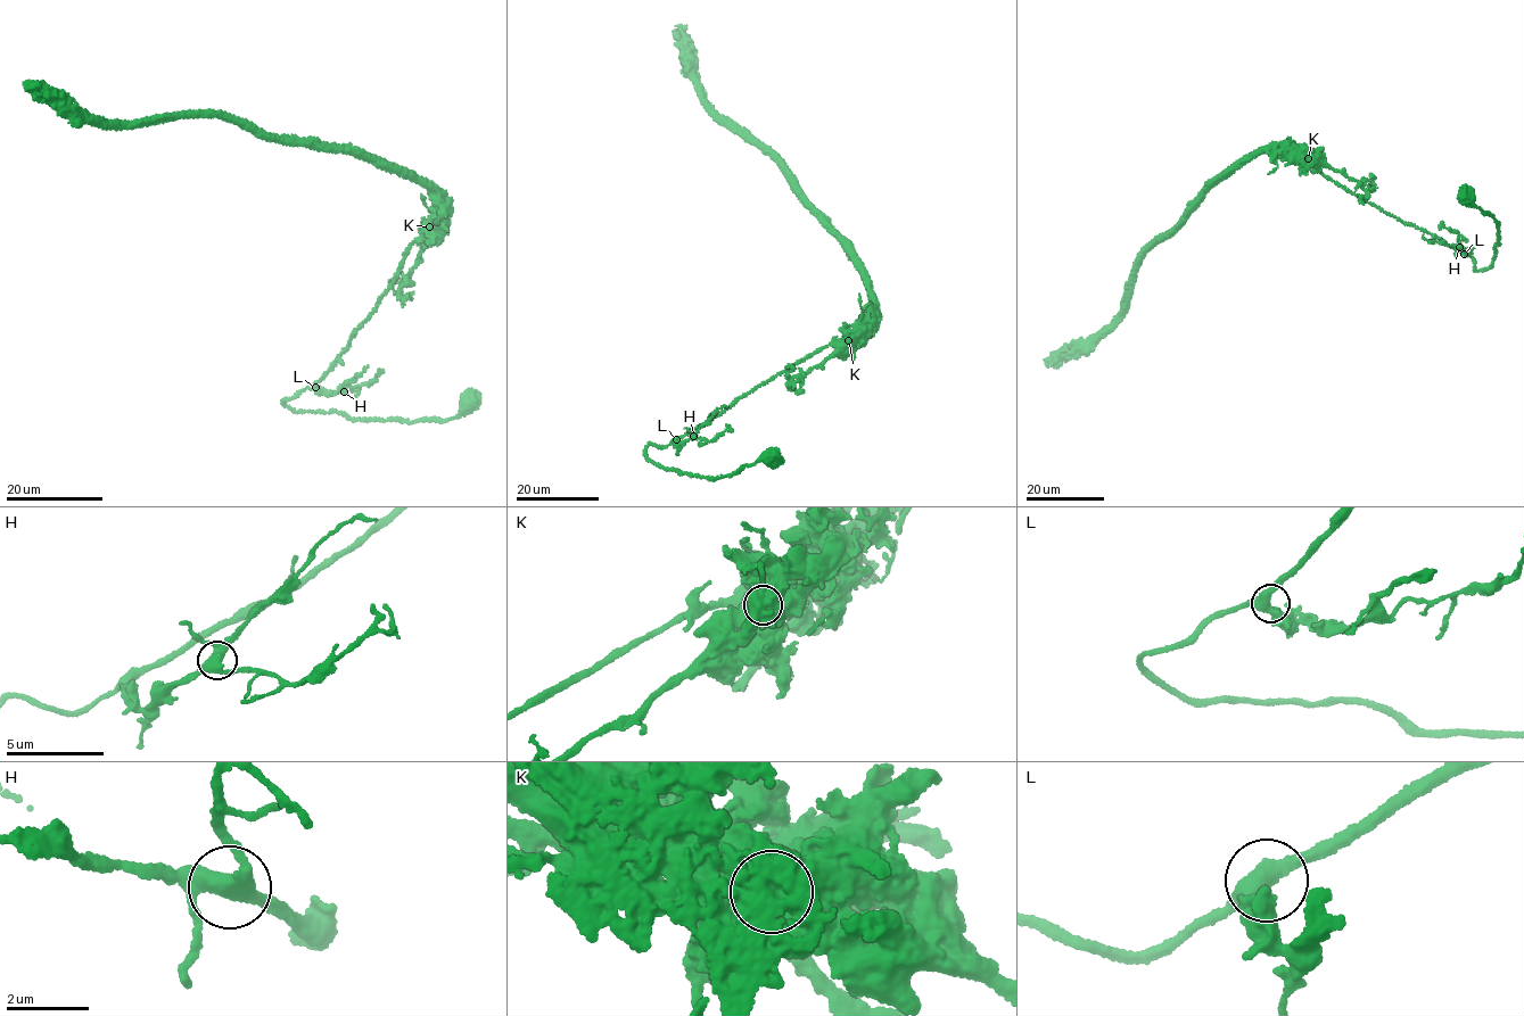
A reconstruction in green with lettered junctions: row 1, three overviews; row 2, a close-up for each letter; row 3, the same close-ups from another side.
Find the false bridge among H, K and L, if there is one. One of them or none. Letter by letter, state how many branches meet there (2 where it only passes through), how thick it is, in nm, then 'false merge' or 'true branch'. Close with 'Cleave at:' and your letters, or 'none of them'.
H: 3 branches meet; 400 nm thick; true branch
K: 1 branches meet; 1100 nm thick; false merge
L: 3 branches meet; 420 nm thick; true branch
Cleave at: K

